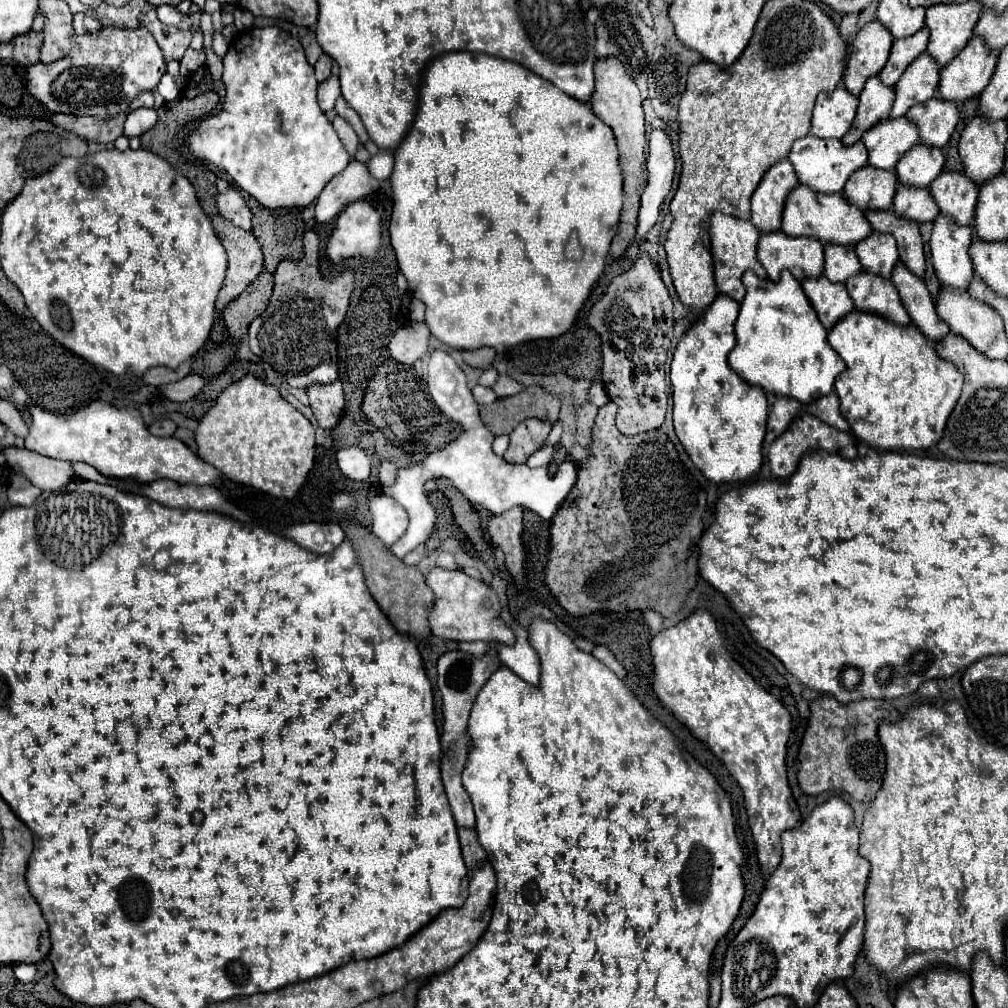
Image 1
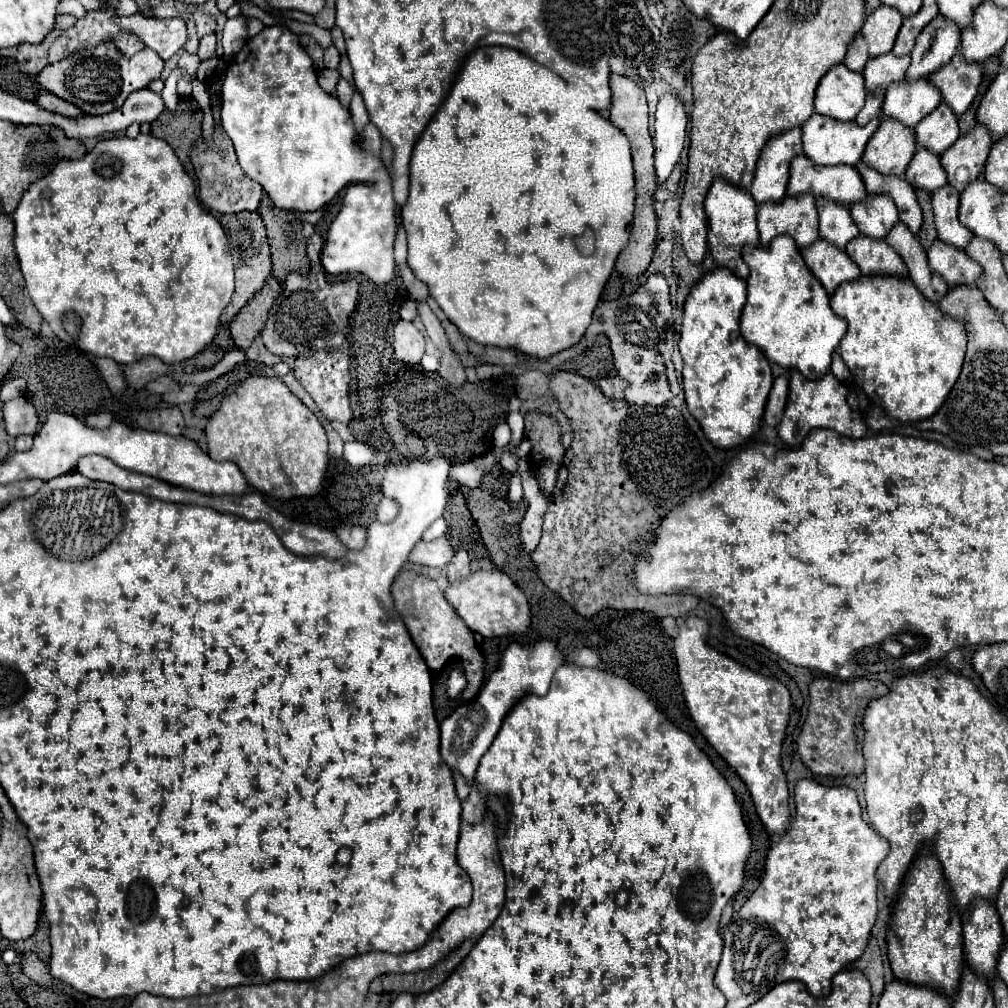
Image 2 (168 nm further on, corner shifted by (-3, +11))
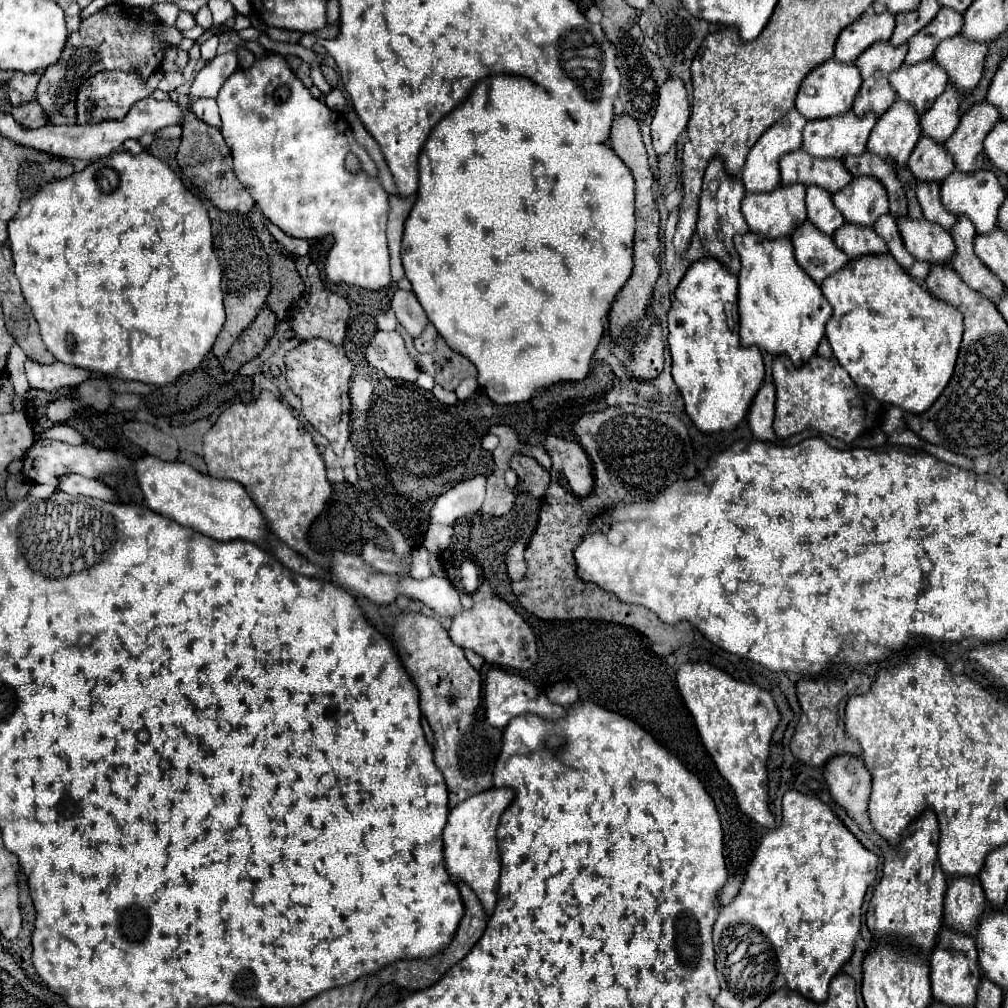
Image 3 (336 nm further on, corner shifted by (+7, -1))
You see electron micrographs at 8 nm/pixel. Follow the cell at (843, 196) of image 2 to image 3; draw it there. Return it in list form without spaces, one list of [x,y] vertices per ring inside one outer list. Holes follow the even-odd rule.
[[[797,149],[791,153],[785,153],[779,161],[781,165],[781,183],[803,183],[803,185],[821,185],[835,193],[837,189],[849,185],[853,179],[851,173],[845,169],[841,159],[835,157],[809,157],[805,149]]]

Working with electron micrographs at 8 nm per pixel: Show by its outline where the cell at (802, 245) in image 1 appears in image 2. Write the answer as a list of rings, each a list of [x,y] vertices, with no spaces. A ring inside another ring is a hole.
[[[785,197],[783,205],[759,205],[757,227],[763,247],[779,235],[793,237],[799,249],[809,247],[819,239],[817,205],[811,197]]]

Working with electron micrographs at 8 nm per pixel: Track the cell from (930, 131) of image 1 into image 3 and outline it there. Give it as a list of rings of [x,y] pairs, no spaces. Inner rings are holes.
[[[961,33],[941,41],[935,51],[935,61],[947,71],[949,81],[959,87],[961,93],[969,93],[977,87],[983,75],[983,63],[989,45],[967,39]]]

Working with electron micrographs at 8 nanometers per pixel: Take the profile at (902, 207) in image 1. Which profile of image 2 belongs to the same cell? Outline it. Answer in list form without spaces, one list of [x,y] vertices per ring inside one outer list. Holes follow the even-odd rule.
[[[915,153],[905,171],[905,181],[915,189],[935,193],[947,185],[947,175],[939,165],[939,157],[931,157],[931,153]]]

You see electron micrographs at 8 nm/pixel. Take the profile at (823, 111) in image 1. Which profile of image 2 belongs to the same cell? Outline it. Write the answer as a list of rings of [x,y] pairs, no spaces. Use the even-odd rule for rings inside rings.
[[[843,63],[831,67],[815,91],[815,113],[835,121],[853,121],[865,103],[863,83],[863,75],[851,73]]]

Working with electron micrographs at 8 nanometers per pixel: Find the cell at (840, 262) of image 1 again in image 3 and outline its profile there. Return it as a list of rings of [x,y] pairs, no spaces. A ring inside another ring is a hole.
[[[819,185],[807,187],[807,217],[827,235],[833,235],[845,223],[843,215],[831,201],[831,193],[827,193],[827,189],[821,189]]]

